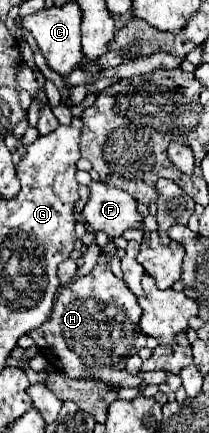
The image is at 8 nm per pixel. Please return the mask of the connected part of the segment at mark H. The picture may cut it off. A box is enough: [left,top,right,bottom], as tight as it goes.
[28,262,146,388]

